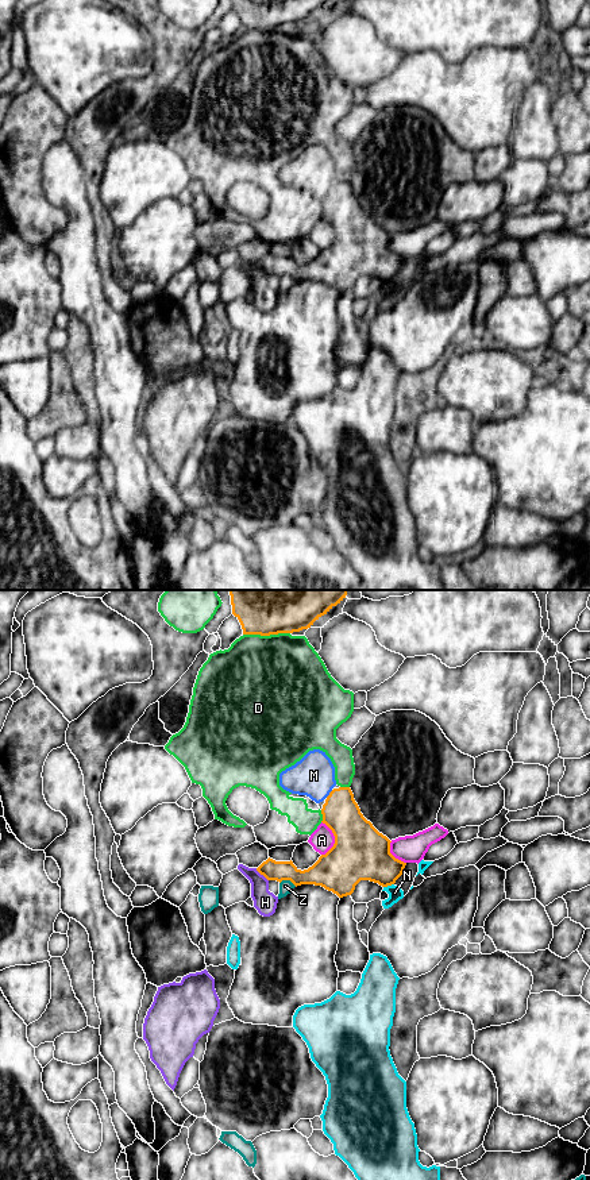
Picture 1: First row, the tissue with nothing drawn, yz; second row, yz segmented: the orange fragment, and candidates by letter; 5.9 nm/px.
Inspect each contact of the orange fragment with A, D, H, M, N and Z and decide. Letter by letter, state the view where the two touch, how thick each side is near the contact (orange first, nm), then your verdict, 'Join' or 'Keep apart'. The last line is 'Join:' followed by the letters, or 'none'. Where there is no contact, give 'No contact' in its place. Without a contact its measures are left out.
A: Touches orange in yz. Thickness 320 nm (orange) against 140 nm. Keep apart
D: Touches orange in yz. Thickness 190 nm (orange) against 500 nm. Keep apart
H: Touches orange in yz. Thickness 120 nm (orange) against 140 nm. Keep apart
M: Touches orange in yz. Thickness 220 nm (orange) against 240 nm. Join
N: Touches orange in yz. Thickness 320 nm (orange) against 80 nm. Keep apart
Z: Touches orange in yz. Thickness 190 nm (orange) against 80 nm. Keep apart
Join: M

